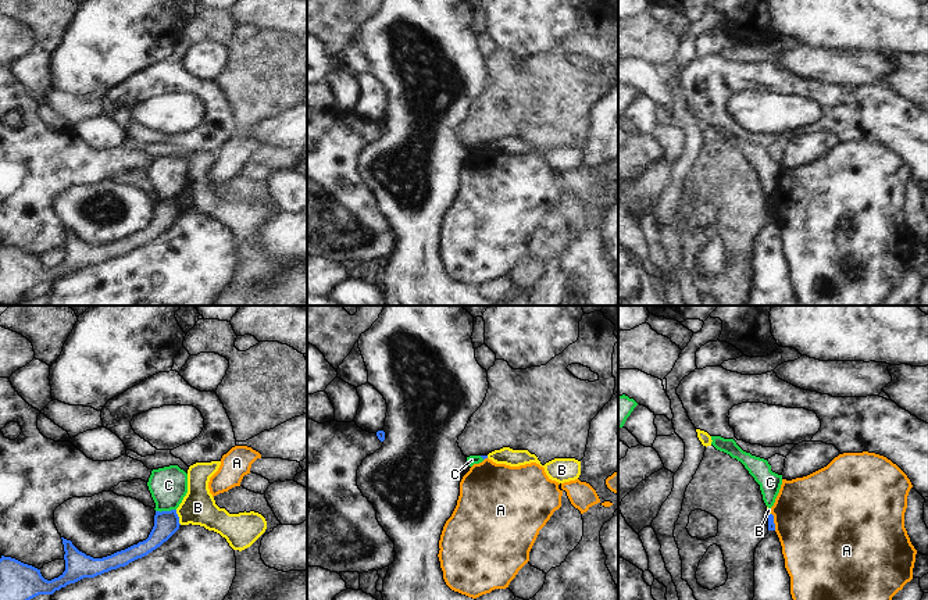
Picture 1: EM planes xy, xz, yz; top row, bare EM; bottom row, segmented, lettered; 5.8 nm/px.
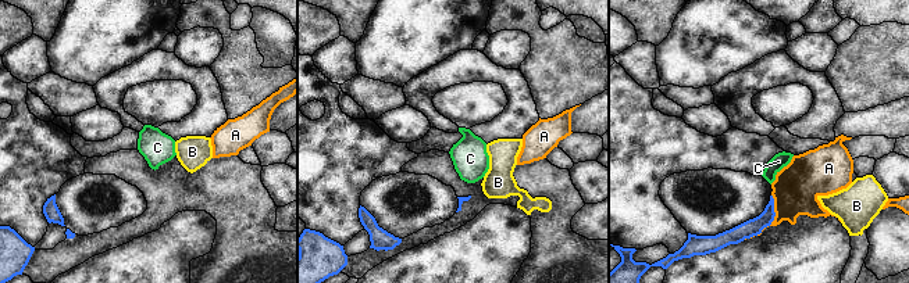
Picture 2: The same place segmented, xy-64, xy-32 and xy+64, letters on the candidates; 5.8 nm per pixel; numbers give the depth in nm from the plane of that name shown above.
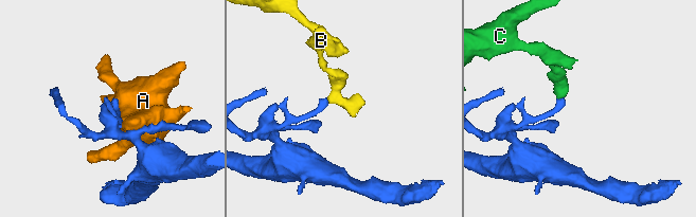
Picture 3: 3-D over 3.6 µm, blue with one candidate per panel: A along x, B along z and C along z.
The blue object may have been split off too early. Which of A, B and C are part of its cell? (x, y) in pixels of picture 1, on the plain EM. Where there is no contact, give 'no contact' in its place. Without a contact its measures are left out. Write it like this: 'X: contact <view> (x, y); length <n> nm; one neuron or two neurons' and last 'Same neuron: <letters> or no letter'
A: contact yz (773, 210); length 110 nm; two neurons
B: contact xy (178, 206); length 90 nm; two neurons
C: contact xy (166, 200); length 120 nm; two neurons
Same neuron: no letter

